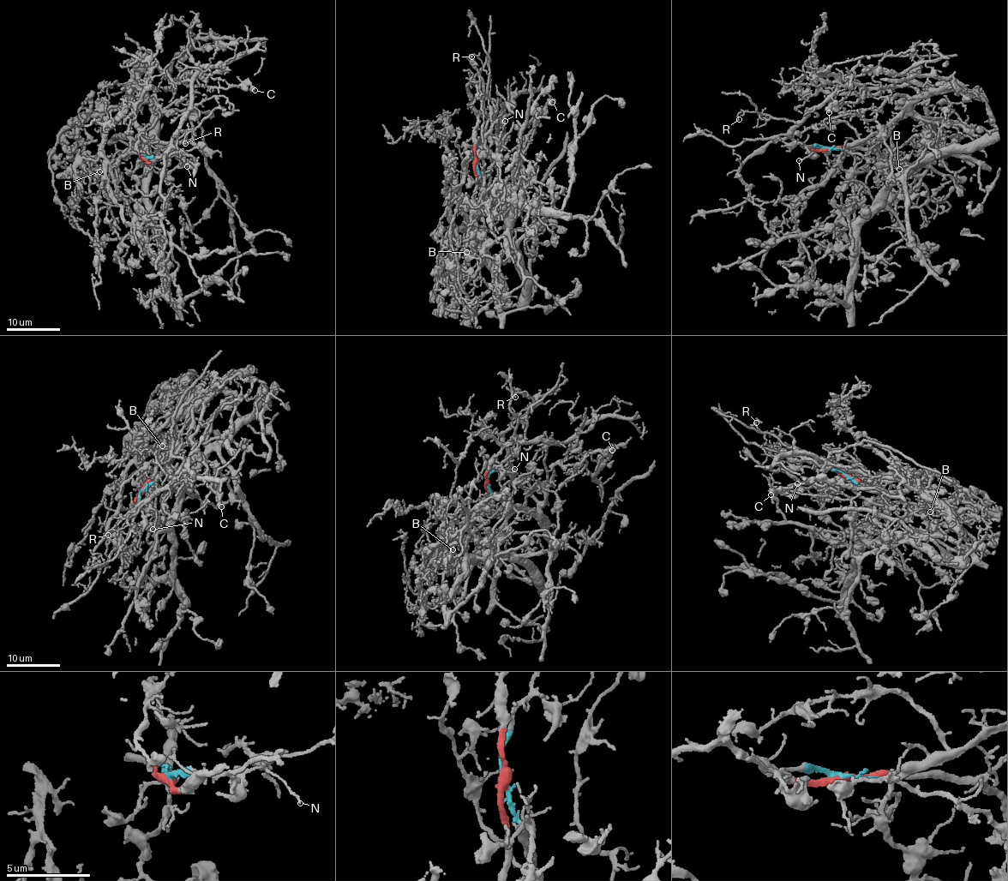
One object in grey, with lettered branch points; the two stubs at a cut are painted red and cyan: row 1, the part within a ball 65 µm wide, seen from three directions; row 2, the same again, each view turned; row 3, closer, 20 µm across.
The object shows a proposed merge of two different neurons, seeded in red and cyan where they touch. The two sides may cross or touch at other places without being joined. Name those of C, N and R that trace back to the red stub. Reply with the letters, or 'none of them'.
R

